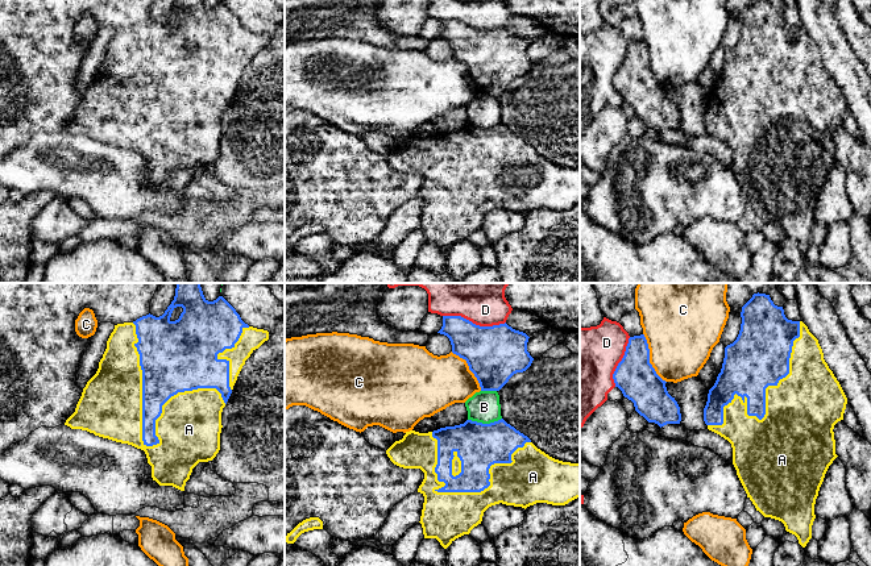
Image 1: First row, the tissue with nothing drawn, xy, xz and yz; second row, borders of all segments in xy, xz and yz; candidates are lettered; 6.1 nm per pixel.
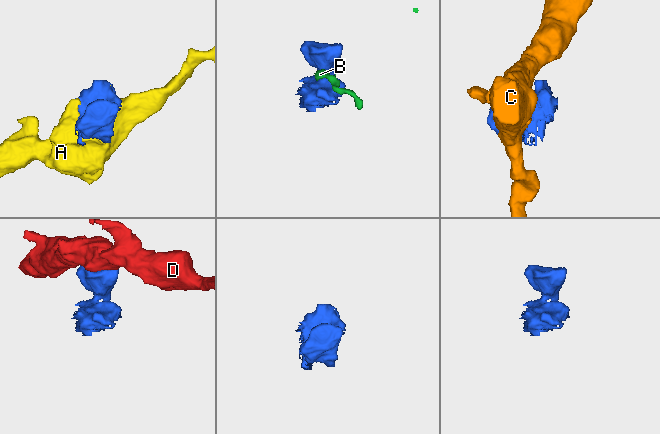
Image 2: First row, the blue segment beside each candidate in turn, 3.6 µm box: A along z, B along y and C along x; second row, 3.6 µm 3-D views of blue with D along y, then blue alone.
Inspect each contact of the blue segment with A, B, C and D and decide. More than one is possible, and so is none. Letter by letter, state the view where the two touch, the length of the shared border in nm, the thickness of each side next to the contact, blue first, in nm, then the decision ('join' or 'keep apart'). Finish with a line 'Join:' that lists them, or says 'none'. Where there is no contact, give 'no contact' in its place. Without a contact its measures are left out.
A: meets blue in xy; contact 750 nm long; 400 nm thick on the blue side, 380 nm on the other; join
B: meets blue in xz; contact 200 nm long; 280 nm thick on the blue side, 190 nm on the other; keep apart
C: meets blue in yz; contact 340 nm long; 240 nm thick on the blue side, 420 nm on the other; keep apart
D: meets blue in xz; contact 380 nm long; 340 nm thick on the blue side, 420 nm on the other; keep apart
Join: A

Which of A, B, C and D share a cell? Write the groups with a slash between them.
A / B / C / D

